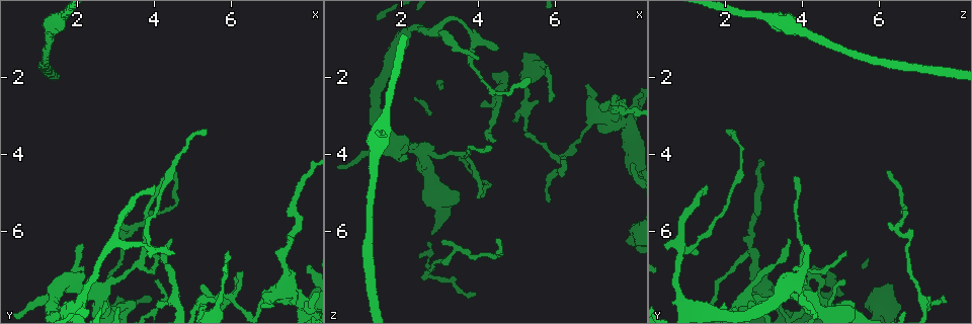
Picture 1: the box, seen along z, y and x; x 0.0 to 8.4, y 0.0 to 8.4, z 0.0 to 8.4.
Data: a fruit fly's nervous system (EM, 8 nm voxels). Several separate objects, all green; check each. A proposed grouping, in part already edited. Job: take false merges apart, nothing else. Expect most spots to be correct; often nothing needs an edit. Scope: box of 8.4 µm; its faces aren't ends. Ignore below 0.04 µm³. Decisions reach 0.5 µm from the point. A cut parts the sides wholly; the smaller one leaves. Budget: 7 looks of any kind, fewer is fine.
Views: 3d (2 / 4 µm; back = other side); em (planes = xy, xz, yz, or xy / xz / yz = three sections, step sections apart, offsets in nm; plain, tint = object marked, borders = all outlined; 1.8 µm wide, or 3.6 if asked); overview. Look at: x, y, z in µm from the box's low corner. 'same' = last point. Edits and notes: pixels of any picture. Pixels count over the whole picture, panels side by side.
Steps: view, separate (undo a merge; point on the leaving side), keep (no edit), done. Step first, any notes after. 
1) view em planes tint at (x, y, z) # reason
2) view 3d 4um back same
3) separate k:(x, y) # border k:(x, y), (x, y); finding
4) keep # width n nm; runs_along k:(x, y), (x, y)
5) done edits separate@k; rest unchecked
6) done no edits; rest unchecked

view em yz step 8 tint at (1.70, 7.30, 3.70) # sharp bend

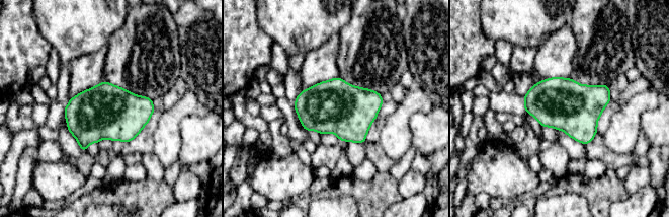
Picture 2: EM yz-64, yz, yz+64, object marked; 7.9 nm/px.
view em planes tint same

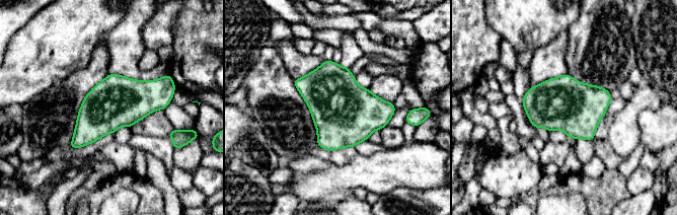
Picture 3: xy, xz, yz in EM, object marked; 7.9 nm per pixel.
keep # width 400 nm; all the same neuron

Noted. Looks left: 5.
view em planes tint at (6.00, 7.75, 4.05) # abrupt turn

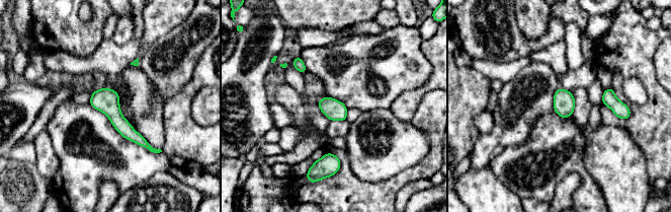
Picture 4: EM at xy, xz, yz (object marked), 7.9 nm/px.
keep # continuous, no second neuron

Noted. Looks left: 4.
view 3d 2um at (1.35, 0.70, 3.65)

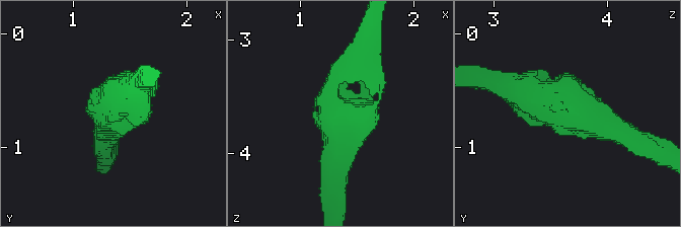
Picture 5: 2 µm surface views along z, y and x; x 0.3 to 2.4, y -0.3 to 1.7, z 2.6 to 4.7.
view em yz step 4 tint at (1.38, 0.70, 3.70)

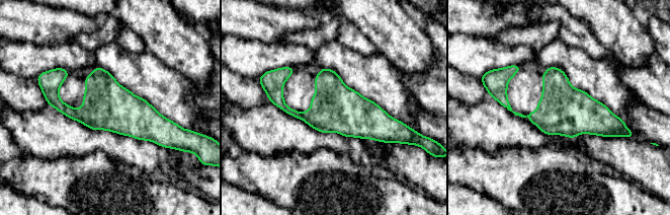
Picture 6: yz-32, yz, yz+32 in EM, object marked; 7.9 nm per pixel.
view em planes tint same

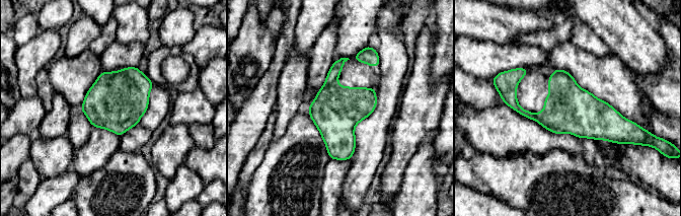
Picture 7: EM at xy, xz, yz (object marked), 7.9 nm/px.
keep # width 380 nm; runs_along 7:(508, 99), (534, 117), (626, 126); one neuron here

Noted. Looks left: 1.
done no edits; rest unchecked

